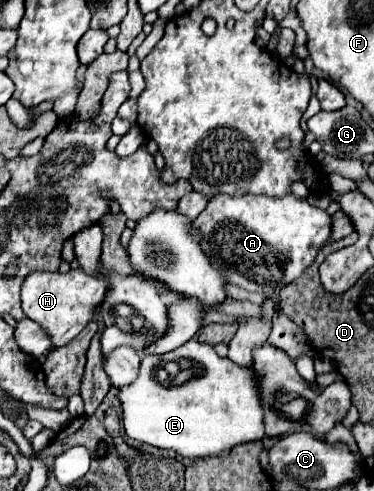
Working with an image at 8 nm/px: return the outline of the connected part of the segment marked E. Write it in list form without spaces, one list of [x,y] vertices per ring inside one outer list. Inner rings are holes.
[[[194,340],[174,352],[162,356],[144,356],[136,382],[118,388],[122,404],[122,424],[126,436],[150,446],[174,450],[188,458],[218,456],[244,442],[264,438],[262,406],[258,398],[258,380],[252,368],[242,368],[228,358],[220,358],[214,348]],[[170,360],[192,360],[200,364],[202,374],[180,386],[162,386],[154,378],[154,370]]]

